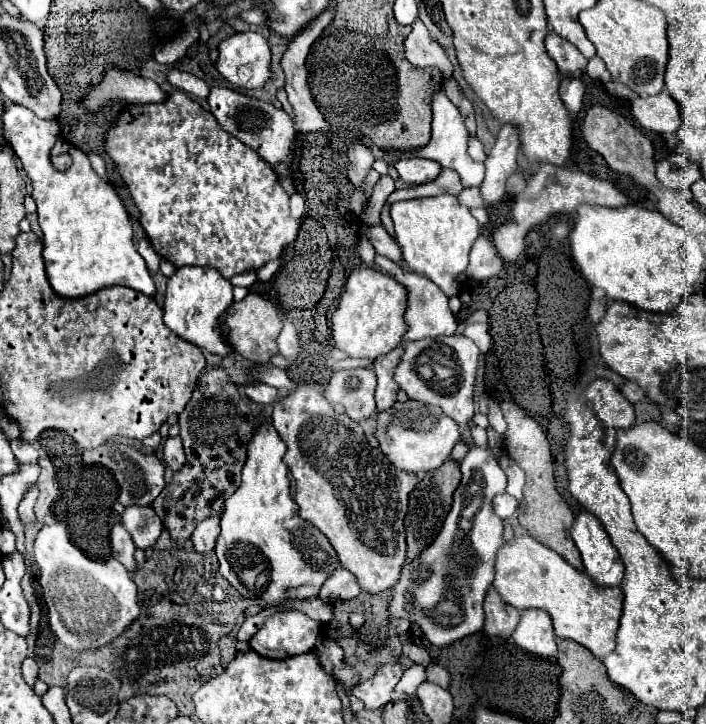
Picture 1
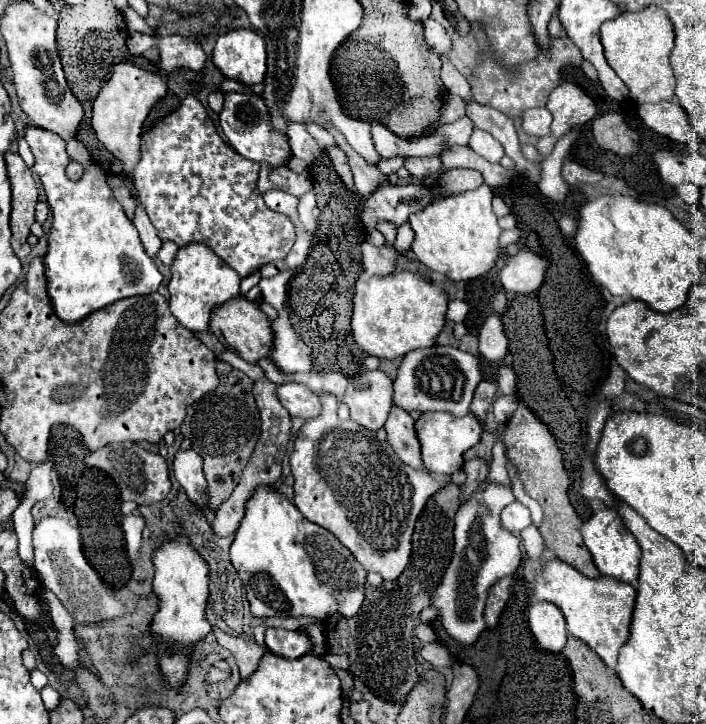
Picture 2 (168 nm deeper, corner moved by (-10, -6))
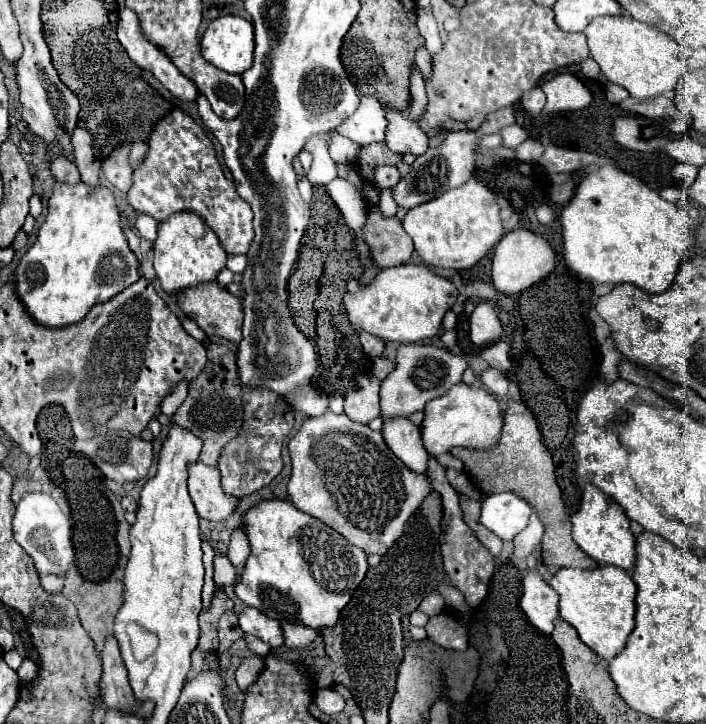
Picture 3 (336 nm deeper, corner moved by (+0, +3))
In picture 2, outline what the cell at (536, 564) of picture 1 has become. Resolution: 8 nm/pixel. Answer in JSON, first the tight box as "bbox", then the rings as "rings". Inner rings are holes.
{"bbox":[536,558,636,666],"rings":[[[554,558],[536,576],[536,596],[538,600],[554,602],[566,616],[568,632],[584,640],[604,660],[606,666],[616,666],[618,650],[630,638],[630,622],[636,602],[636,588],[632,584],[620,584],[620,580],[606,576],[590,580],[566,562]]]}

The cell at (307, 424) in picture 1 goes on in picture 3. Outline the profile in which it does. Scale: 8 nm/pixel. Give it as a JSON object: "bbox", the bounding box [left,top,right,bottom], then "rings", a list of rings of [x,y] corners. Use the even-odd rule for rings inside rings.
{"bbox":[288,411,432,555],"rings":[[[326,411],[318,417],[308,417],[298,433],[288,443],[292,459],[292,475],[288,481],[288,497],[296,509],[308,513],[328,527],[344,535],[354,547],[360,547],[366,555],[386,555],[394,541],[402,535],[404,523],[420,507],[422,499],[432,491],[432,479],[426,473],[410,471],[384,443],[380,431],[372,431],[368,425],[350,421],[344,413],[334,415]]]}

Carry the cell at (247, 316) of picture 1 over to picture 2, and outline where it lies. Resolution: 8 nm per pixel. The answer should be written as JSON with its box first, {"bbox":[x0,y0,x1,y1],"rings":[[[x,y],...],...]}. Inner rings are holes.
{"bbox":[210,296,272,362],"rings":[[[236,296],[232,300],[228,300],[226,304],[218,306],[212,310],[210,316],[210,332],[214,336],[220,338],[220,332],[224,336],[224,340],[228,342],[226,346],[232,348],[238,356],[242,356],[246,362],[256,362],[260,358],[266,358],[272,350],[272,326],[270,326],[270,318],[258,310],[258,306],[250,300],[246,300],[244,296]]]}

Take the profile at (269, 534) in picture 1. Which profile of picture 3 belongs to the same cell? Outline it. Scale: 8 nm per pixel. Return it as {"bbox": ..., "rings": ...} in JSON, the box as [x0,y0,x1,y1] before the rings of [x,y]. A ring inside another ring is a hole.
{"bbox":[234,499,368,631],"rings":[[[288,499],[260,501],[244,513],[240,529],[248,537],[250,555],[246,559],[240,581],[234,585],[234,593],[248,607],[256,607],[262,613],[272,611],[270,617],[278,621],[304,623],[314,627],[316,631],[320,631],[322,627],[332,627],[368,571],[366,553],[350,545],[340,533],[336,533],[316,517],[298,511]]]}

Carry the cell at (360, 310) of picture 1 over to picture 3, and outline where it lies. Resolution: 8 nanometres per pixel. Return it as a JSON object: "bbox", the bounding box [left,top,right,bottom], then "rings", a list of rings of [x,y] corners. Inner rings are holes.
{"bbox":[344,263,458,343],"rings":[[[406,263],[380,269],[380,273],[356,293],[346,291],[344,305],[350,323],[362,327],[366,333],[380,337],[382,341],[418,343],[440,333],[442,317],[456,297],[458,291],[448,279],[432,273],[426,265]]]}

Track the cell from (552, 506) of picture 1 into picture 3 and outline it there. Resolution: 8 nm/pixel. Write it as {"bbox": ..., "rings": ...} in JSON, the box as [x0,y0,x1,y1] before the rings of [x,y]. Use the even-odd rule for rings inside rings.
{"bbox":[450,401,598,569],"rings":[[[508,401],[508,409],[504,411],[502,421],[502,435],[494,449],[466,449],[454,447],[450,451],[454,457],[464,461],[466,471],[470,473],[472,481],[484,493],[498,493],[498,491],[512,491],[524,499],[528,499],[536,509],[538,517],[544,525],[544,539],[542,539],[542,557],[544,565],[552,567],[580,567],[580,569],[594,569],[598,563],[590,559],[572,539],[570,535],[570,517],[566,513],[560,487],[554,475],[554,461],[548,449],[542,443],[542,435],[532,411],[522,401]]]}

